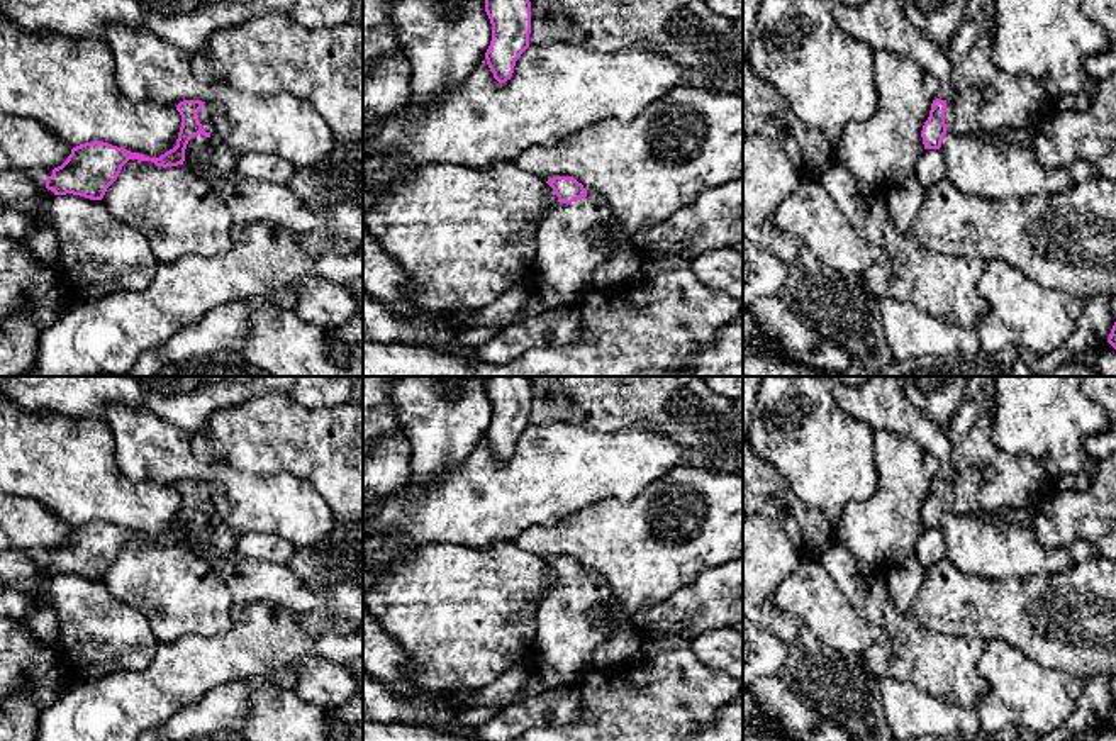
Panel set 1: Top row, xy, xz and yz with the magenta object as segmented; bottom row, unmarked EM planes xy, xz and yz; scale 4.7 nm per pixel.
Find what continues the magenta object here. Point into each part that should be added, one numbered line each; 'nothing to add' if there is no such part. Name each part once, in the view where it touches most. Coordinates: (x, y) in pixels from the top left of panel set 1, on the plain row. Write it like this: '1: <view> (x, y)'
1: xy (207, 490)
2: xy (38, 555)

